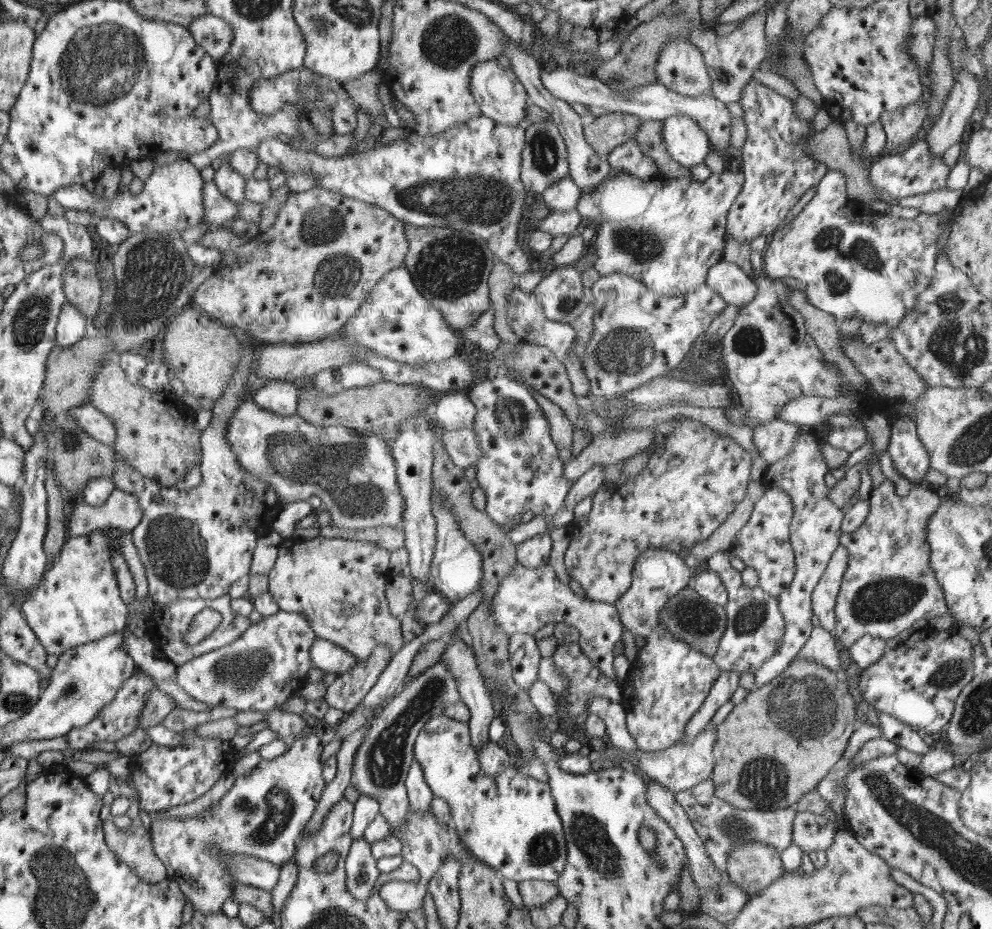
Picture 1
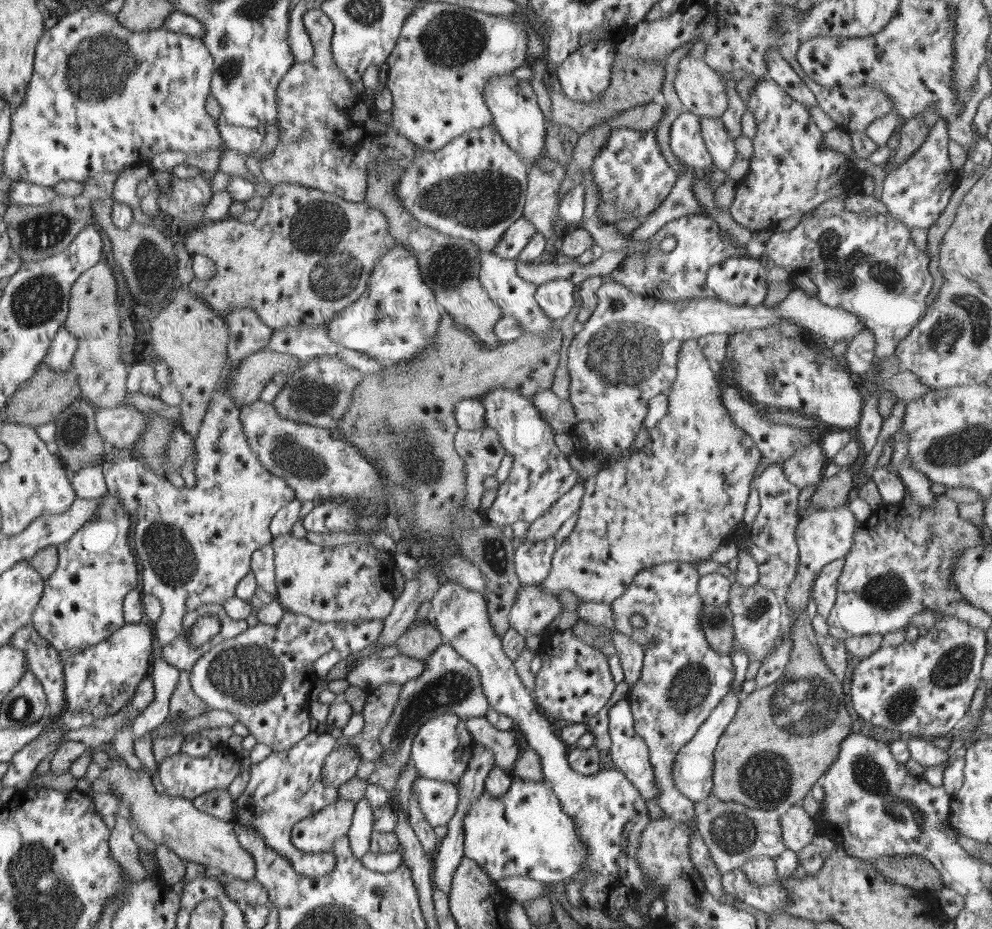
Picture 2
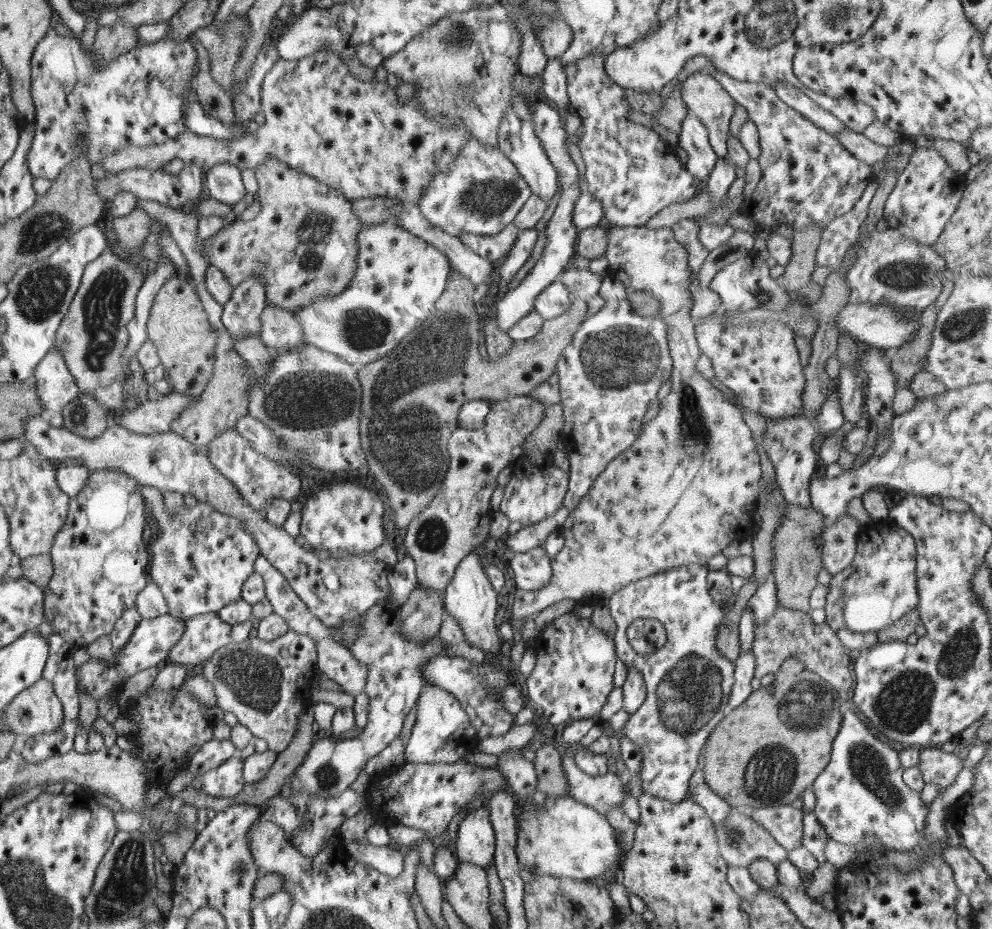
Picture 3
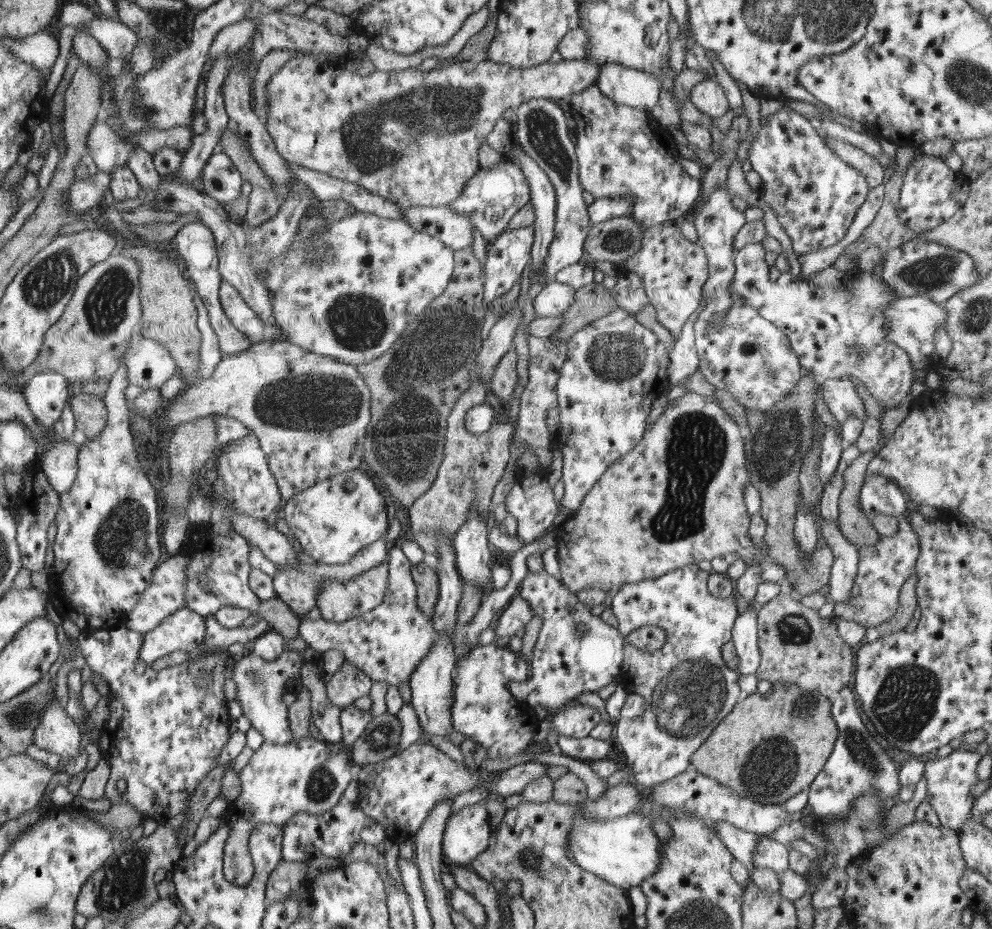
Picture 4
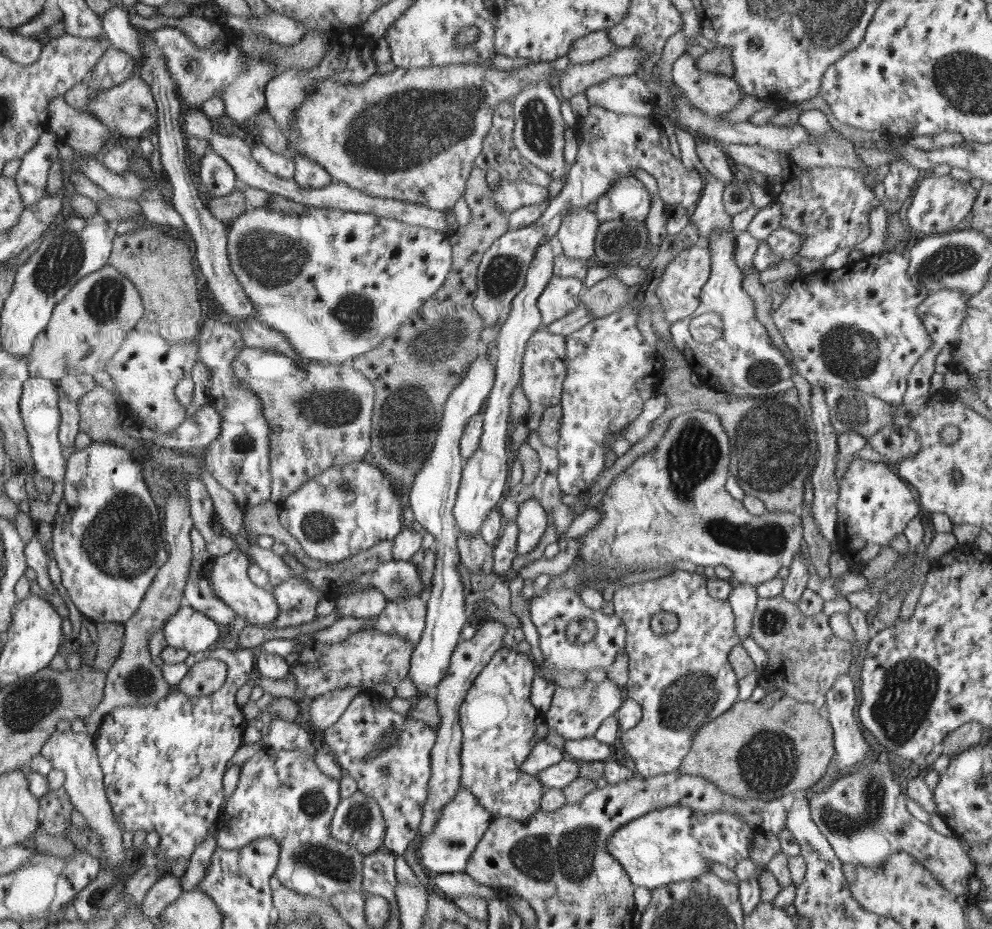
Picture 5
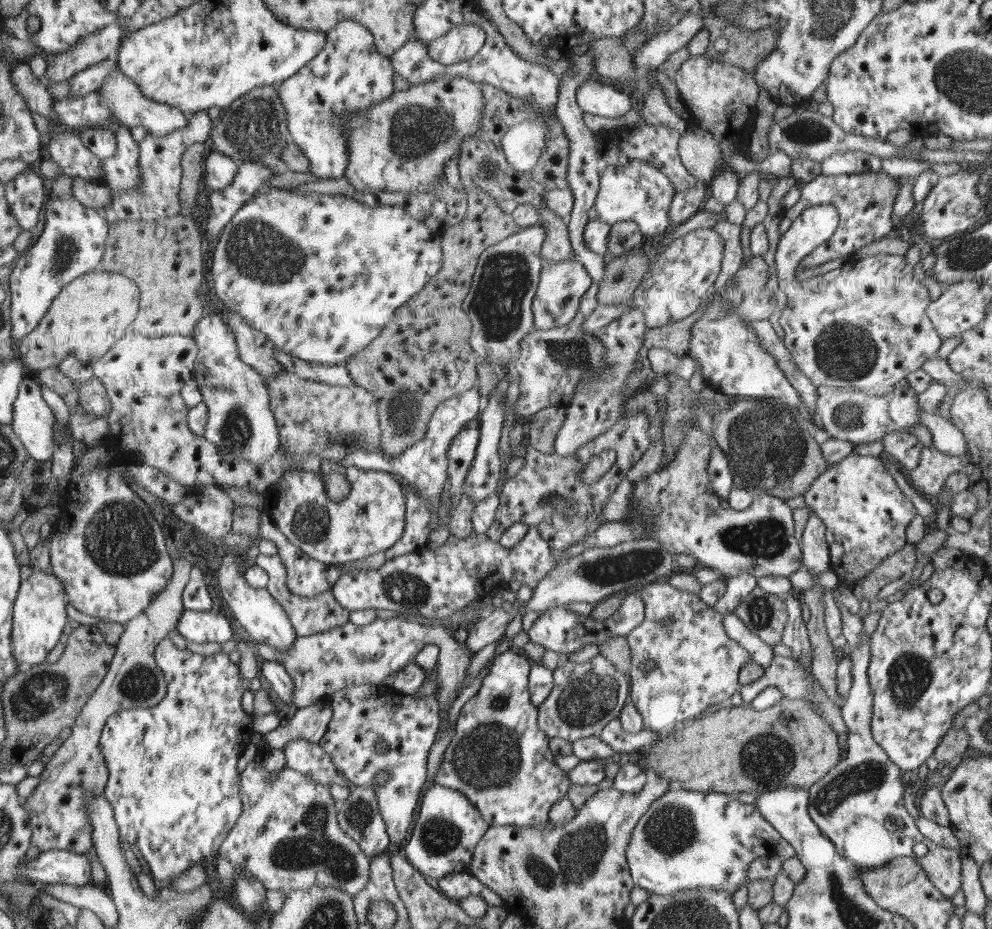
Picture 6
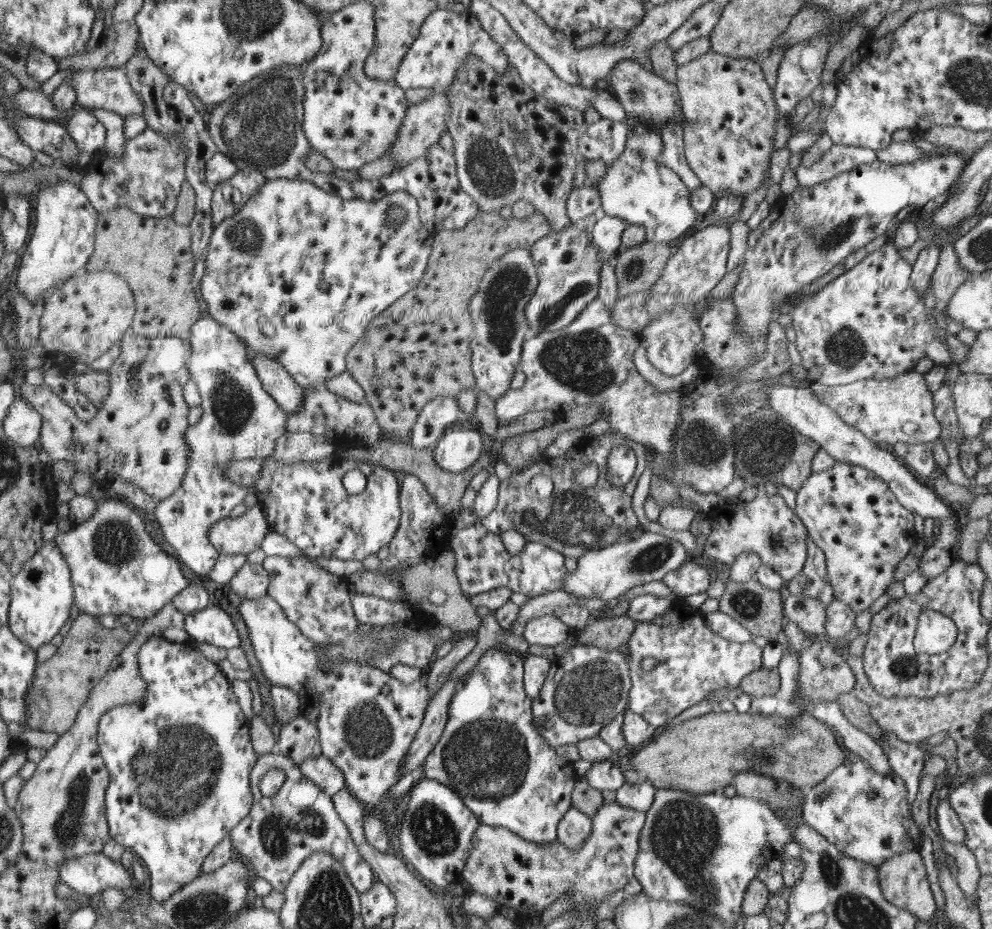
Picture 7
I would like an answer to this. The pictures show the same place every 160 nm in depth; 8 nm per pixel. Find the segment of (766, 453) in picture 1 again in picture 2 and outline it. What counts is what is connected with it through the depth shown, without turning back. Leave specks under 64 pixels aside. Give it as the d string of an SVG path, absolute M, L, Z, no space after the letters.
M815 439L812 444L803 446L799 450L798 457L789 458L783 464L783 473L786 478L798 486L798 488L806 488L806 486L818 486L824 477L823 472L827 463L827 459L823 455L822 447L819 439Z

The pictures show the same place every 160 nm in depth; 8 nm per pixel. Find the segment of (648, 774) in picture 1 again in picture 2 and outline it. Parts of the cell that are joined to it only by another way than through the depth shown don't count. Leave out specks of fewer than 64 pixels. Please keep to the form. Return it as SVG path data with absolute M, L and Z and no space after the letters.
M740 686L737 691L729 691L718 703L718 706L710 713L710 716L704 721L704 724L700 726L694 738L688 742L688 745L682 747L682 749L676 753L672 770L672 782L678 787L678 792L680 792L682 796L686 796L686 798L694 803L706 801L712 793L714 770L713 753L718 744L718 740L720 740L720 736L722 736L722 733L724 733L724 730L730 724L739 707L742 699L741 692L742 686Z

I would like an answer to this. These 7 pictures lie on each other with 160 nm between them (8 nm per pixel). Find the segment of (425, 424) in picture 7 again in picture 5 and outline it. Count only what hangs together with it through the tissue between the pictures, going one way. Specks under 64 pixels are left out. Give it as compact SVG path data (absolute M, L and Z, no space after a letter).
M486 352L472 364L467 379L463 380L455 392L452 392L447 407L444 407L443 422L440 423L440 432L436 437L435 446L432 447L432 452L427 454L427 459L424 459L423 467L416 472L415 480L410 486L409 498L406 500L406 505L413 510L415 520L434 537L435 542L432 547L437 556L431 580L431 593L426 602L425 627L411 653L411 662L406 671L406 676L414 681L419 690L417 697L435 692L437 682L446 674L450 666L451 654L461 639L460 631L468 623L464 613L466 612L464 587L456 571L456 564L460 558L457 549L459 531L456 531L456 520L453 515L464 463L459 451L459 442L463 431L467 428L468 419L482 411L494 384L496 384L495 361L493 356Z

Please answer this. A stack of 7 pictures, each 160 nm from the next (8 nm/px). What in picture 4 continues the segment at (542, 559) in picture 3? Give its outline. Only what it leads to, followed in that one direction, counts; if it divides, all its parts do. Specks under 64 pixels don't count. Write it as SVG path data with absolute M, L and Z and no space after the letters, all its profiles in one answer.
M545 570L538 573L529 573L520 586L520 596L531 605L531 611L541 618L542 627L532 652L533 668L531 678L526 682L511 685L512 692L520 700L527 700L528 704L535 707L537 704L544 705L550 713L569 705L578 703L576 697L585 692L598 692L603 686L616 680L622 672L623 644L625 638L618 628L610 626L600 617L592 615L590 609L579 600L577 593L572 594L562 584L560 577L552 576Z

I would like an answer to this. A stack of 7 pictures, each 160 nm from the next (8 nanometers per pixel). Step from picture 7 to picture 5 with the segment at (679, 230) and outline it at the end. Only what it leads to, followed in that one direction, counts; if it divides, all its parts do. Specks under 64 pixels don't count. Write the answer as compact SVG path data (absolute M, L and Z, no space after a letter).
M634 175L619 178L607 194L597 200L595 215L600 222L634 219L643 222L652 208L652 194Z

